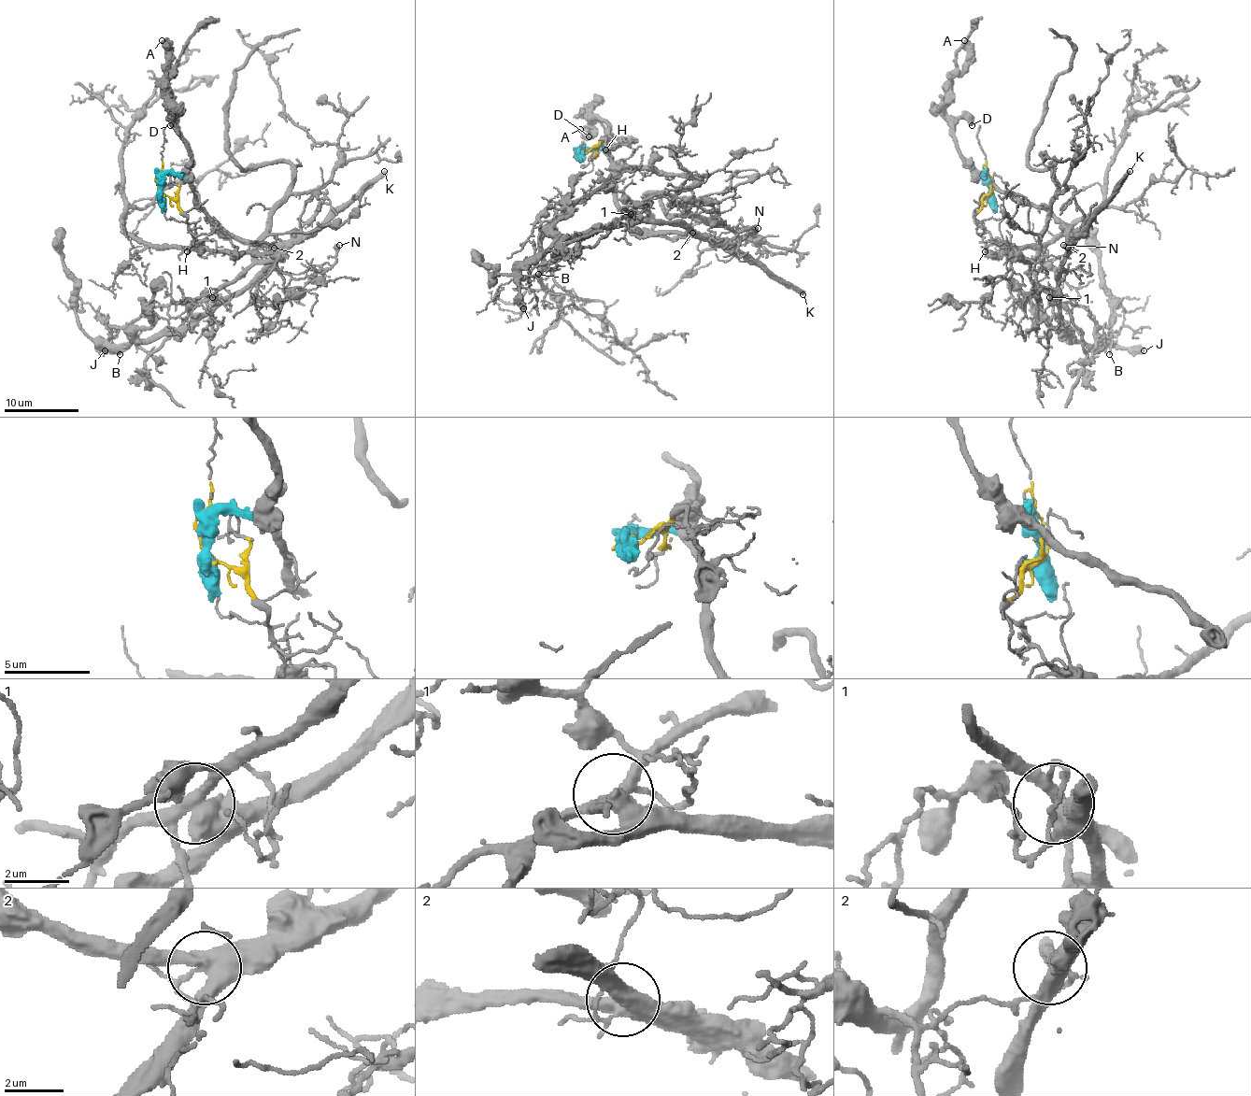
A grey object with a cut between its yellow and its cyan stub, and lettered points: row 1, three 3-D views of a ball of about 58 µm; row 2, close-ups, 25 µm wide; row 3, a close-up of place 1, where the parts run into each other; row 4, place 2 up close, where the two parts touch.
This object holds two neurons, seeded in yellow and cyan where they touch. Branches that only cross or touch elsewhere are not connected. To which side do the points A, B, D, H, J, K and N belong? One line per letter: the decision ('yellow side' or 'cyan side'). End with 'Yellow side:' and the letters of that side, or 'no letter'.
A: cyan side
B: yellow side
D: cyan side
H: yellow side
J: cyan side
K: cyan side
N: yellow side
Yellow side: B, H, N

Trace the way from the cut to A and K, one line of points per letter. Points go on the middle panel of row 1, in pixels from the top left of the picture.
A: (578, 156), (603, 143), (608, 124), (589, 110), (588, 130), (580, 128)
K: (578, 156), (589, 149), (604, 154), (614, 167), (616, 206), (639, 229), (710, 234), (727, 240), (803, 294)

